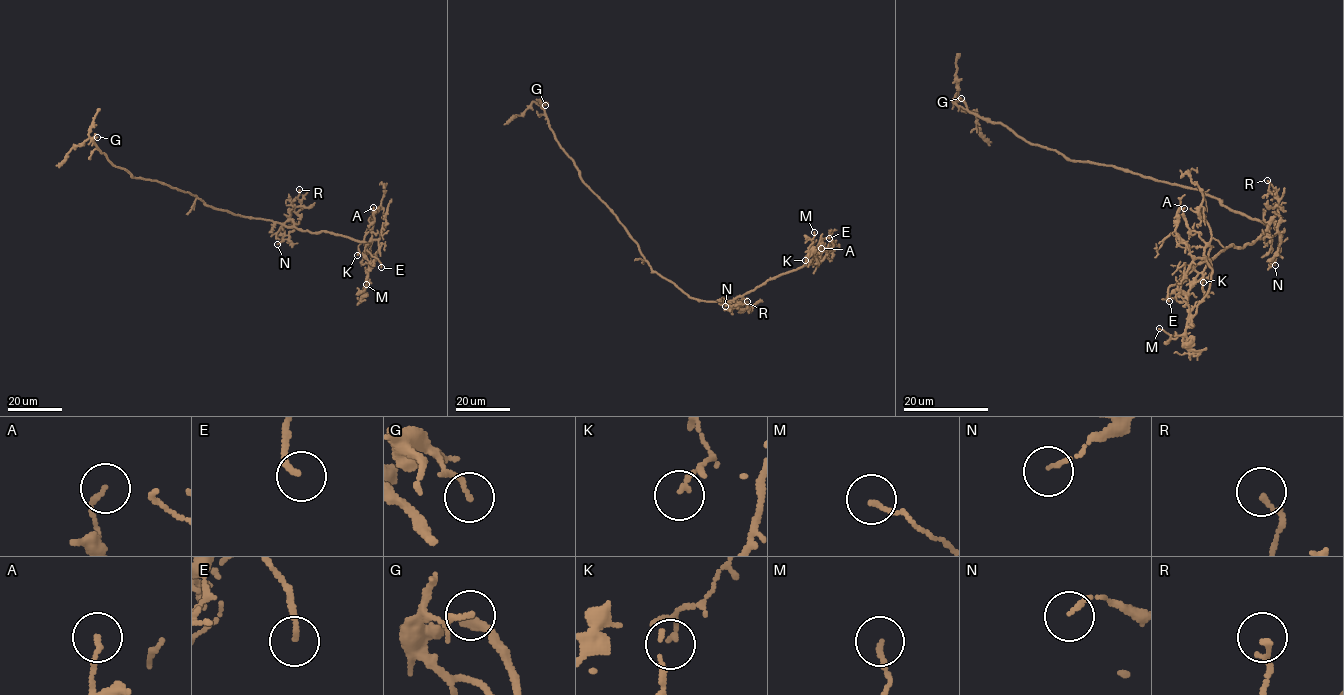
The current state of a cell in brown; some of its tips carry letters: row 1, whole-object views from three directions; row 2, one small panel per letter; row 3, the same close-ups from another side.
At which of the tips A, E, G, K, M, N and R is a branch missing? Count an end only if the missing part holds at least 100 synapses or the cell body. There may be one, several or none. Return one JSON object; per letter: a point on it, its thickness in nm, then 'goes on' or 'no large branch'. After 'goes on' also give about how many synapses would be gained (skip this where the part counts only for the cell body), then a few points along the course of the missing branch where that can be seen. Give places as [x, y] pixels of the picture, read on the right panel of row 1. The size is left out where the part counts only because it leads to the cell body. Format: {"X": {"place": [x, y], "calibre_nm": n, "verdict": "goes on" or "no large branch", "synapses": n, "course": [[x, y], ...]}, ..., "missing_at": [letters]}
{"A": {"place": [1184, 208], "calibre_nm": 130, "verdict": "no large branch"}, "E": {"place": [1169, 301], "calibre_nm": 160, "verdict": "goes on", "course": [[1169, 301], [1246, 284]]}, "G": {"place": [961, 98], "calibre_nm": 140, "verdict": "no large branch"}, "K": {"place": [1203, 282], "calibre_nm": 90, "verdict": "no large branch"}, "M": {"place": [1159, 328], "calibre_nm": 130, "verdict": "no large branch"}, "N": {"place": [1275, 265], "calibre_nm": 110, "verdict": "no large branch"}, "R": {"place": [1267, 180], "calibre_nm": 160, "verdict": "no large branch"}, "missing_at": ["E"]}

